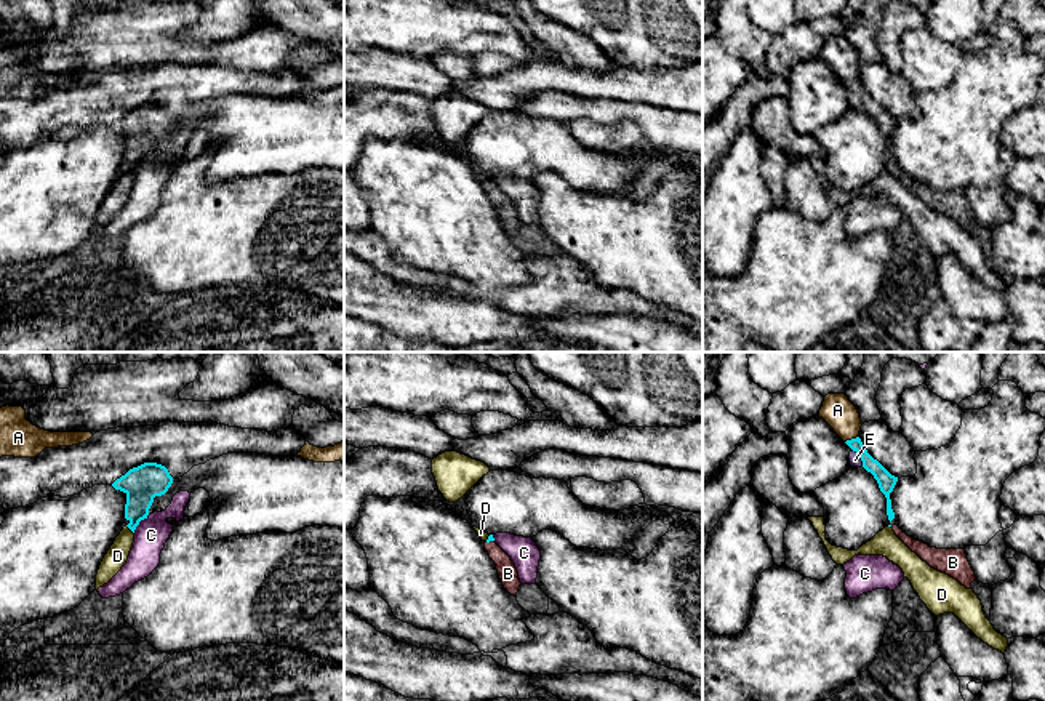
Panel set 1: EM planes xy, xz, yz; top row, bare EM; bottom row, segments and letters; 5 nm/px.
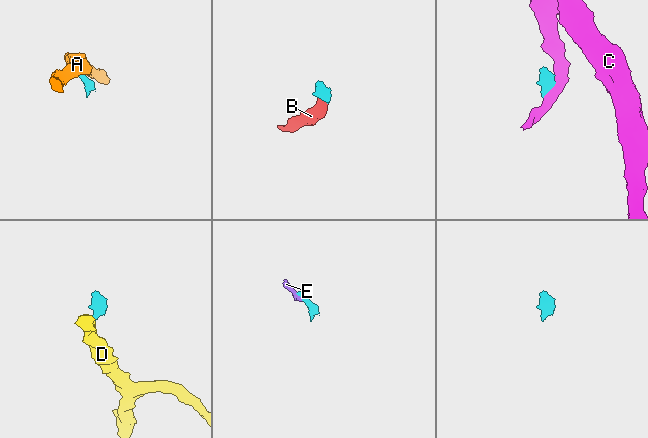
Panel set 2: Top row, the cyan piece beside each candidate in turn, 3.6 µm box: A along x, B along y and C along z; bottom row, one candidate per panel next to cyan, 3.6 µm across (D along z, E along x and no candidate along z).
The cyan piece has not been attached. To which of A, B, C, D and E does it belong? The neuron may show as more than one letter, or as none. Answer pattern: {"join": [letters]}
{"join": ["B", "E"]}

